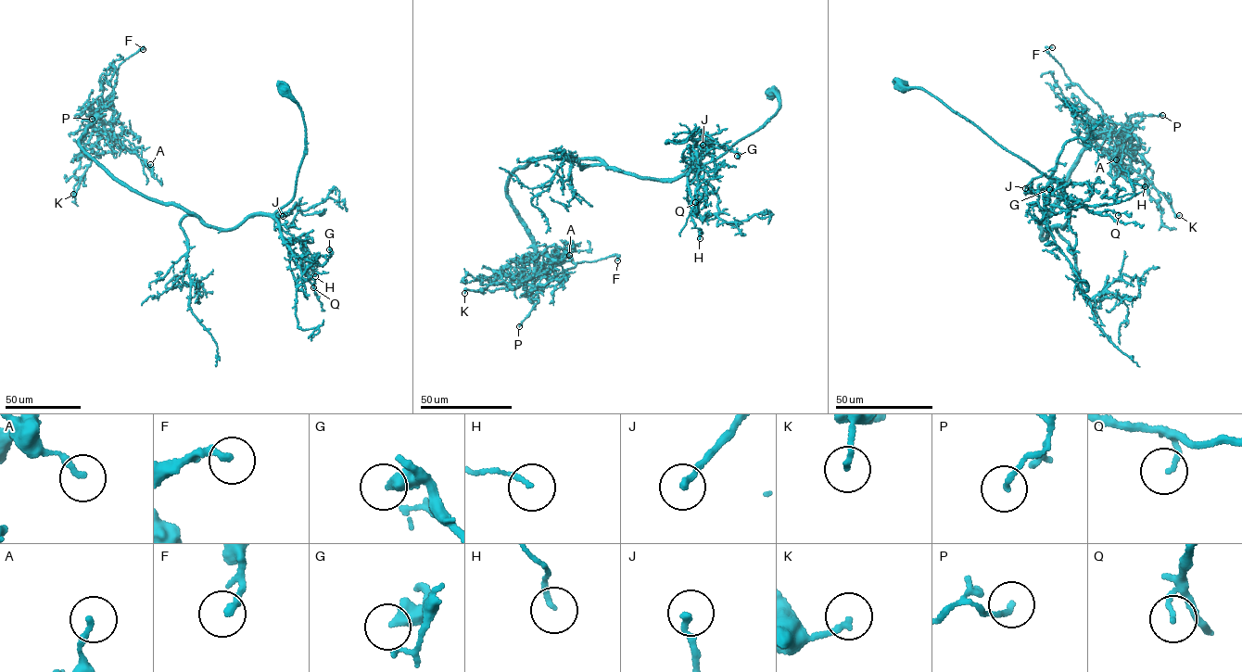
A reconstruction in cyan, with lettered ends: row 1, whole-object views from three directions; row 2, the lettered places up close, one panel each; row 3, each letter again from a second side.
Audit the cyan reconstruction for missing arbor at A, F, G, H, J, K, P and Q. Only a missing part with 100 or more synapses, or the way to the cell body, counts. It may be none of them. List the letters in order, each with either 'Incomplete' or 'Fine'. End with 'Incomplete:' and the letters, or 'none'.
A: Fine
F: Fine
G: Fine
H: Fine
J: Fine
K: Fine
P: Fine
Q: Fine
Incomplete: none

